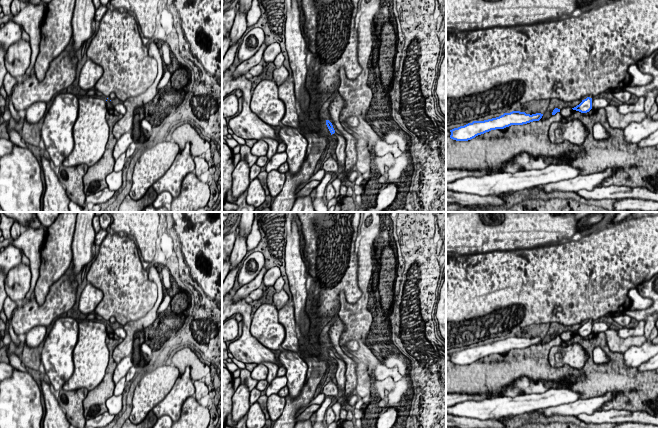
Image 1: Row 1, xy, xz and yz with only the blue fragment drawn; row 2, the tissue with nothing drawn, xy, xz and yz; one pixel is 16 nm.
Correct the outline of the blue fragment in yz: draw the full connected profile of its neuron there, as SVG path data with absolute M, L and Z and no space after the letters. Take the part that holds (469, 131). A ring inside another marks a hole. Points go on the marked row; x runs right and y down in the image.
M512 111L496 118L484 121L473 121L464 126L454 128L450 130L450 138L456 141L468 141L491 130L504 129L511 125L523 125L533 121L539 121L542 116L543 114L541 113L530 115L525 112Z

